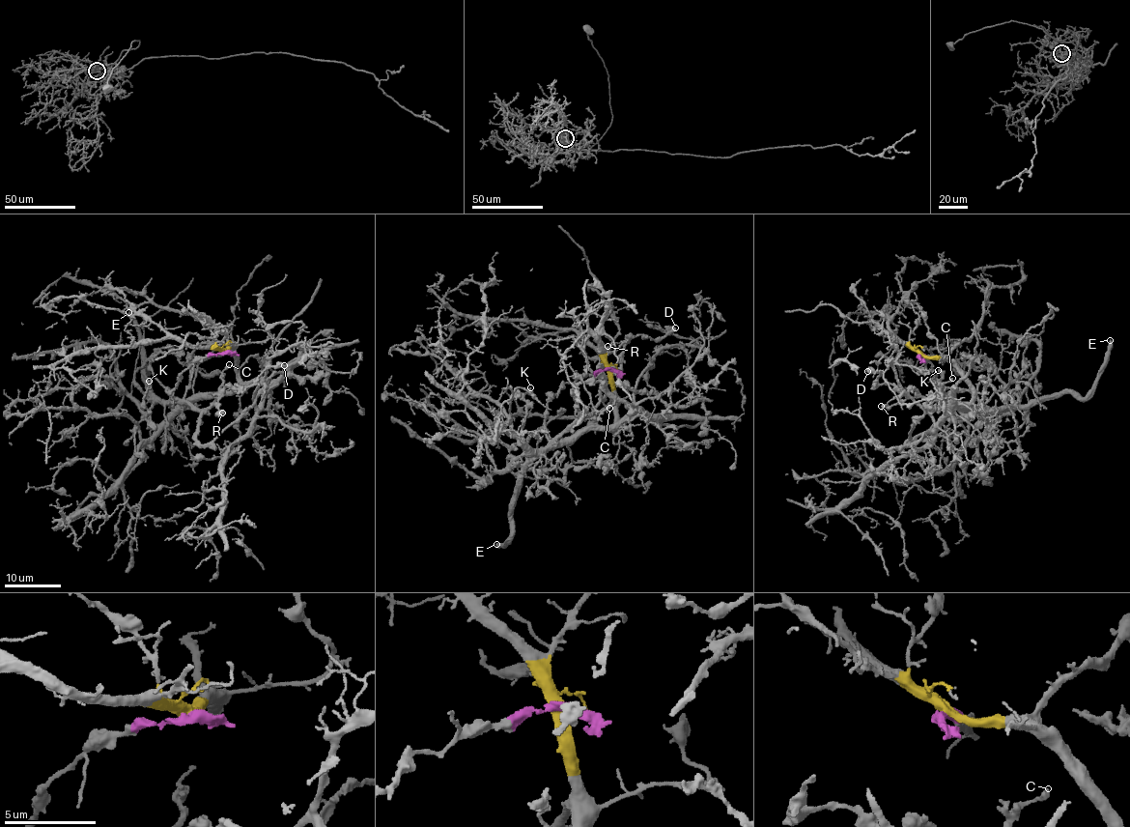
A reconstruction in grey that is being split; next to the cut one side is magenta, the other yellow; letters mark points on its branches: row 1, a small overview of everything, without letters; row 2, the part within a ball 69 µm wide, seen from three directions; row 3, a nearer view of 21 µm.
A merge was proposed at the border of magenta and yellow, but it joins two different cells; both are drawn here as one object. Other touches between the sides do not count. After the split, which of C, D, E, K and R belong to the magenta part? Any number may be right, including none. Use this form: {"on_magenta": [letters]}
{"on_magenta": ["C", "D", "E", "K", "R"]}

